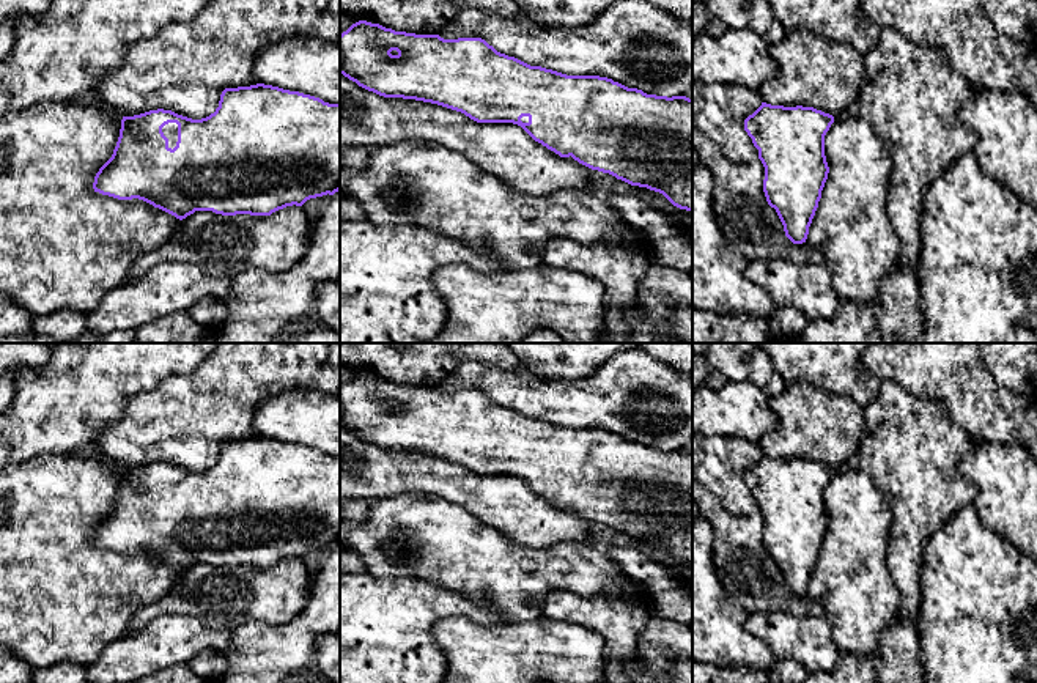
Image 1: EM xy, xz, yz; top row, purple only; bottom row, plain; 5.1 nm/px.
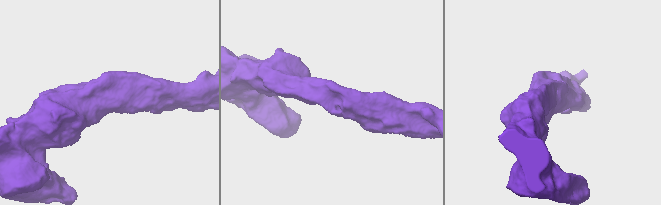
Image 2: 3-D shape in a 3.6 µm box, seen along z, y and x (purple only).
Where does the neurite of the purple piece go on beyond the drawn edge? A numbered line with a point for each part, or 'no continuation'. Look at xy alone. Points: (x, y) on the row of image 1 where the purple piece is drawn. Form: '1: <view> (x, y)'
1: xy (170, 131)

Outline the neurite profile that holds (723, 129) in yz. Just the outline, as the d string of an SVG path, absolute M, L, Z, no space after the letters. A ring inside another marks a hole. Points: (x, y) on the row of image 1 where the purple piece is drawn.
M692 79L692 129L708 137L733 164L758 161L758 150L744 131L744 120L763 99L746 85L700 83Z

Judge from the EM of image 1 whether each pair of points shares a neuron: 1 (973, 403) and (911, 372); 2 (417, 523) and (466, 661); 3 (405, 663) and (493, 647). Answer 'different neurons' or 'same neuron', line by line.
1: same neuron
2: different neurons
3: different neurons

